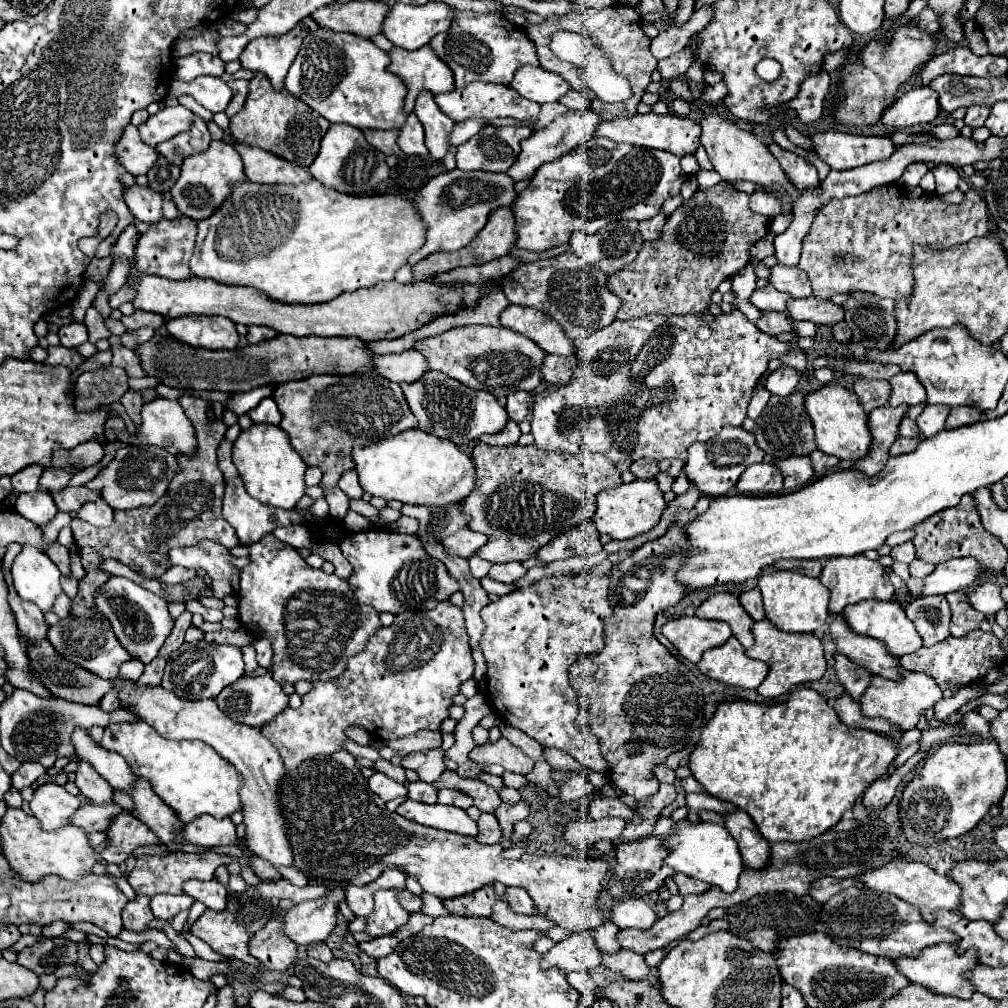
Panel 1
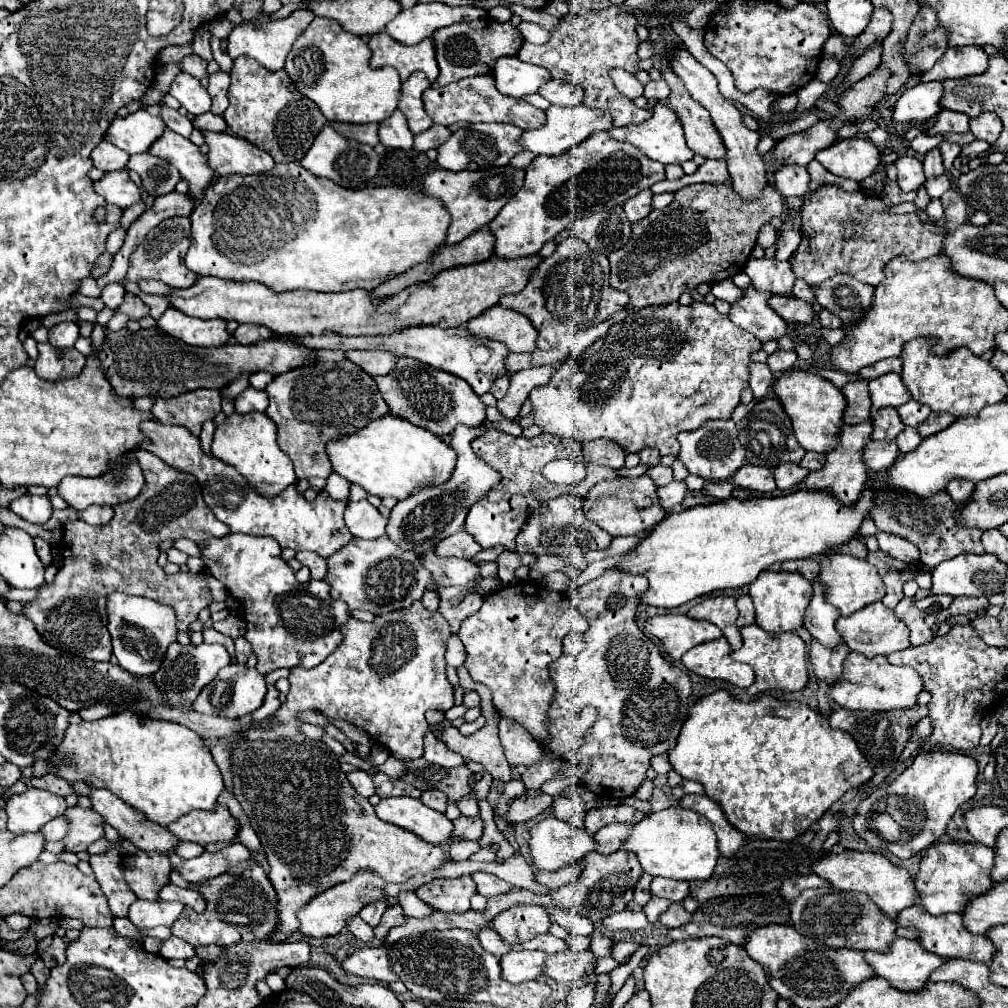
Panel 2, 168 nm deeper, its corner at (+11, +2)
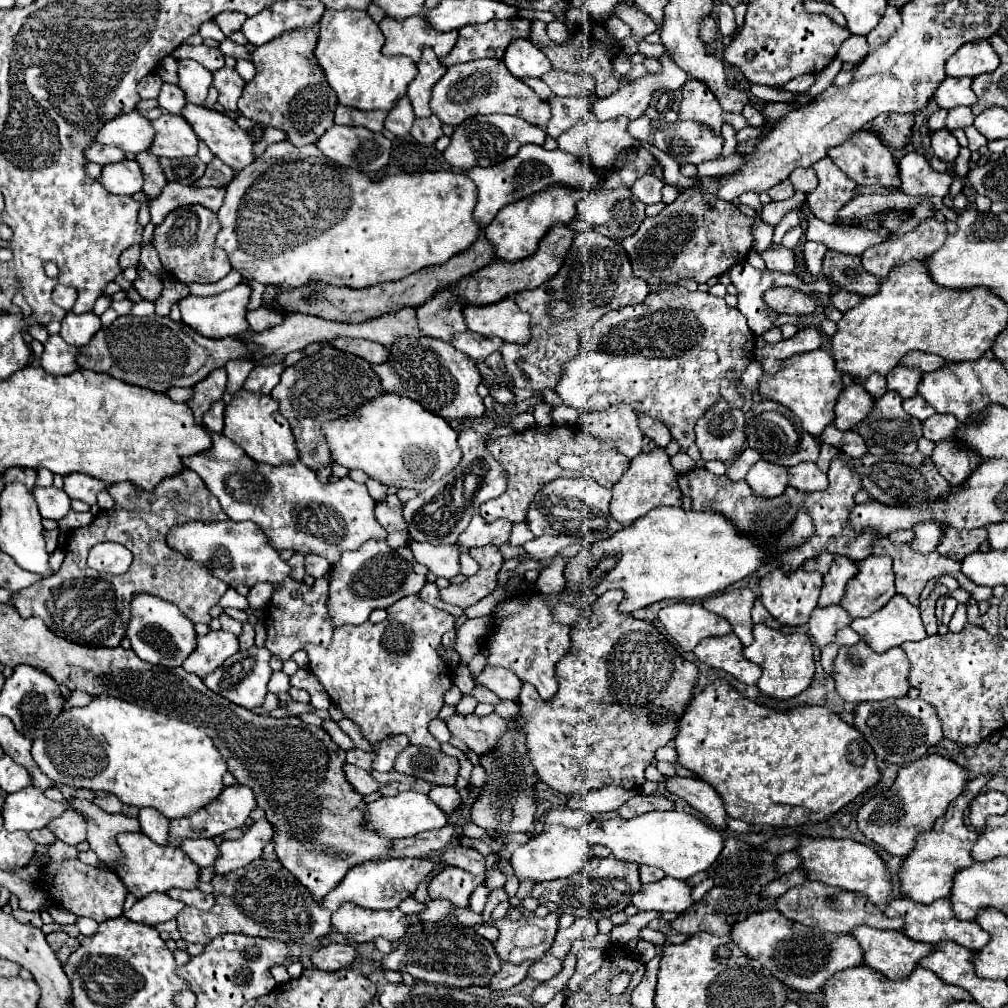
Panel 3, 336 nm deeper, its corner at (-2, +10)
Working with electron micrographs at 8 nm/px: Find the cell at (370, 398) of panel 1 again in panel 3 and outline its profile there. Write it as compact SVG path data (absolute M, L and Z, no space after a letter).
M325 346L317 354L307 356L293 366L287 366L271 396L279 402L281 414L291 424L291 432L295 436L295 444L299 450L299 460L311 470L317 470L331 464L331 452L319 426L345 414L353 414L359 408L359 404L375 398L379 392L379 378L371 370L369 362L353 354L345 354L341 350Z

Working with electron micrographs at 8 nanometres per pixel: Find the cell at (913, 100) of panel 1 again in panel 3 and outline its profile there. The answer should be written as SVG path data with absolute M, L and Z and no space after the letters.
M947 76L937 92L935 92L935 100L941 108L951 110L955 106L973 106L977 102L975 92L971 90L971 78L951 78Z

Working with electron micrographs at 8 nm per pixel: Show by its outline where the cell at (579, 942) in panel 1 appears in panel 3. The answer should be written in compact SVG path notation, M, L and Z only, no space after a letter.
M523 962L519 966L515 964L503 964L499 974L495 974L495 978L491 978L491 982L487 984L487 988L491 990L507 990L507 988L513 988L515 984L519 984L525 976L527 976L527 970L533 962Z

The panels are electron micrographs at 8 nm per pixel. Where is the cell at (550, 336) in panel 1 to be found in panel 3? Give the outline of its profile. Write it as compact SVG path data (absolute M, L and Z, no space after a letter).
M503 298L489 306L465 306L463 318L471 332L483 336L497 336L517 344L525 344L531 338L529 314L521 312L513 298Z

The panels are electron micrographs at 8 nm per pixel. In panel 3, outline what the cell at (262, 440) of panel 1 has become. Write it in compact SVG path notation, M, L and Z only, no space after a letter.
M247 390L237 392L231 404L225 406L223 436L227 436L239 448L243 448L245 454L251 456L255 462L279 466L279 464L295 462L299 458L291 428L287 426L287 420L279 414L279 404L265 394L251 394Z

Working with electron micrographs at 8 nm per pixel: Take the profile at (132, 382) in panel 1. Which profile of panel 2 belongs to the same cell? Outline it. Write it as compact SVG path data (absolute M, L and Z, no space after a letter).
M38 344L38 358L34 364L34 370L44 380L58 380L58 378L70 378L79 374L84 368L84 354L80 354L76 348L58 350L50 344Z

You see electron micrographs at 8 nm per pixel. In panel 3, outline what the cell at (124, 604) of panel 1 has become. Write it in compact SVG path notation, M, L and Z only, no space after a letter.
M139 594L133 598L131 610L133 616L127 628L127 638L131 640L131 648L143 662L177 668L195 650L197 646L197 634L193 628L195 624L175 604L165 602L151 594Z

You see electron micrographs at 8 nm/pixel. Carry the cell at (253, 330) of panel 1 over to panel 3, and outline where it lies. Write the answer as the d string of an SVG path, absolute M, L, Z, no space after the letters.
M261 306L247 312L247 322L253 332L263 332L267 328L279 326L283 322L283 314L279 314L279 310L271 310L271 306Z

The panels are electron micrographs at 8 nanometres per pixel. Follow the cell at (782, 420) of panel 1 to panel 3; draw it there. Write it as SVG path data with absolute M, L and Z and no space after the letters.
M761 400L757 406L753 406L747 412L747 446L755 448L763 460L781 464L785 468L795 466L799 462L817 462L819 458L819 440L811 434L807 434L807 430L803 430L799 418L785 406L771 402L771 400Z

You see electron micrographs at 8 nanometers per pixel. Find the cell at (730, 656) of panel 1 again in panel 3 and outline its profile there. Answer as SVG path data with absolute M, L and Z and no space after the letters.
M733 632L725 636L711 636L701 640L695 646L693 654L707 666L721 668L743 684L755 684L761 676L759 666L747 662L747 658L743 656L743 644Z

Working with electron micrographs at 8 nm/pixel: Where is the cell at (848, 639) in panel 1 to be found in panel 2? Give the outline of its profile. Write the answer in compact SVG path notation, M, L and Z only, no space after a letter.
M818 582L814 584L814 596L806 610L804 626L822 646L838 648L838 644L844 644L842 634L836 630L836 608L824 602L824 586Z

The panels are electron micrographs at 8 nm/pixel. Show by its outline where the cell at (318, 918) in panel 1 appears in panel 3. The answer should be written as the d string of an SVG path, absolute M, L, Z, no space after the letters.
M405 858L405 860L383 860L383 862L363 862L353 866L343 882L323 898L323 906L335 912L343 902L353 902L357 906L367 906L371 910L391 910L401 904L401 900L413 896L417 886L437 868L437 862L429 858Z

